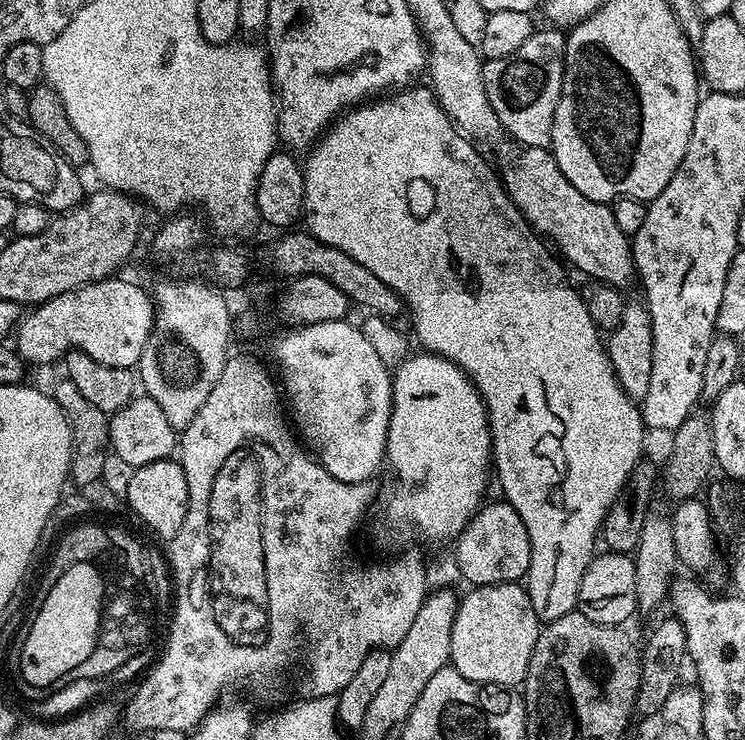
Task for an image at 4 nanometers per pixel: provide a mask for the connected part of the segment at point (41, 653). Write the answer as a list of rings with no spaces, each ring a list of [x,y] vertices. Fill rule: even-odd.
[[[72,568],[52,588],[52,596],[48,596],[48,604],[44,604],[44,612],[40,612],[40,620],[28,636],[28,648],[24,648],[24,676],[32,684],[48,684],[48,680],[56,680],[60,672],[68,672],[72,664],[80,664],[88,656],[92,632],[96,632],[96,604],[100,604],[100,580],[96,580],[92,568]]]

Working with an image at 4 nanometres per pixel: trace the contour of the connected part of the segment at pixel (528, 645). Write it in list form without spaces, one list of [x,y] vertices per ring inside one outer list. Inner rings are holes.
[[[519,583],[481,584],[473,587],[457,603],[454,626],[450,634],[450,664],[462,674],[462,678],[470,678],[479,684],[493,686],[516,686],[523,681],[530,666],[530,654],[534,654],[534,642],[538,642],[538,634],[542,621],[536,617],[534,606],[528,597],[527,587]]]

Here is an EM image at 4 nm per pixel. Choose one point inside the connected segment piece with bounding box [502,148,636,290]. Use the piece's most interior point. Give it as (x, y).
(584, 231)

